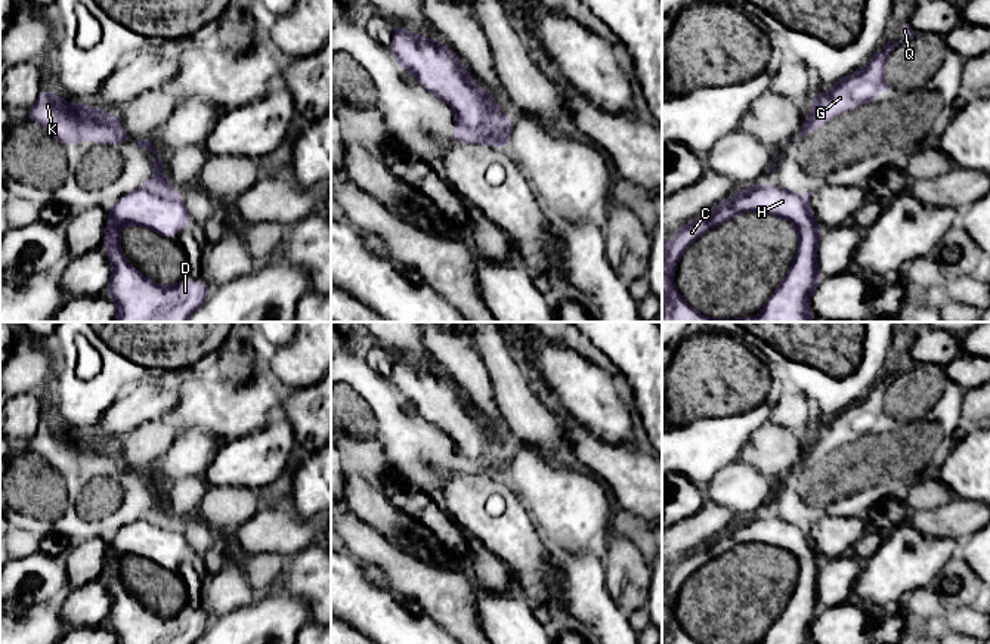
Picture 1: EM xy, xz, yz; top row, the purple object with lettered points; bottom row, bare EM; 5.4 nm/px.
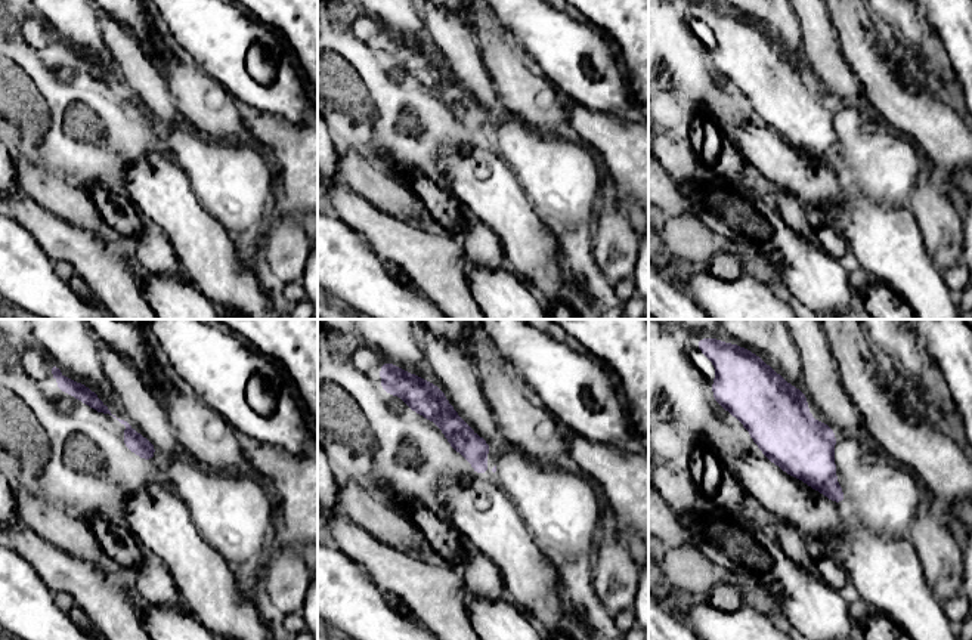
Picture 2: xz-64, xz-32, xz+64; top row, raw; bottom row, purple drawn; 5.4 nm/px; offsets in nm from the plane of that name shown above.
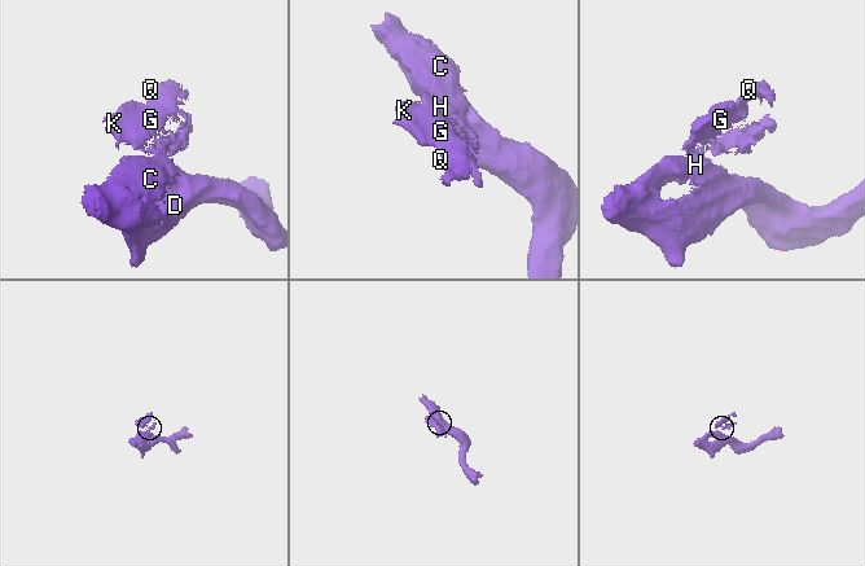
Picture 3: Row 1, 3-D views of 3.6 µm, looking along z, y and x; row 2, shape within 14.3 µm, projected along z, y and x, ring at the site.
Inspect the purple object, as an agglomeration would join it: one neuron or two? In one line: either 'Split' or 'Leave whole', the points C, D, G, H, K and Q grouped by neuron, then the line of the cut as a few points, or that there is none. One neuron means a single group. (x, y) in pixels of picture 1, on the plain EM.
Split. Groups: C D H / G K Q. Split along xz (503, 443), (497, 452), (485, 454)

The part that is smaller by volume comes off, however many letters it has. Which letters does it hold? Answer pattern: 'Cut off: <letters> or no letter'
Cut off: G, K, Q

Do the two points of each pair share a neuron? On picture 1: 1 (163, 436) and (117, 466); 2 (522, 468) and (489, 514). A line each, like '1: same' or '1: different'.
1: different
2: different

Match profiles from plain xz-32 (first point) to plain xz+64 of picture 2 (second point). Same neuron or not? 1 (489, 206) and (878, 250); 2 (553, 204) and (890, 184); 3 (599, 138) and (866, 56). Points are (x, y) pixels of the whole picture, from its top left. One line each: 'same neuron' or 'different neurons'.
1: different neurons
2: same neuron
3: same neuron

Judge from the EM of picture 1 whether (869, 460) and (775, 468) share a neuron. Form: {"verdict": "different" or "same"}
{"verdict": "different"}

